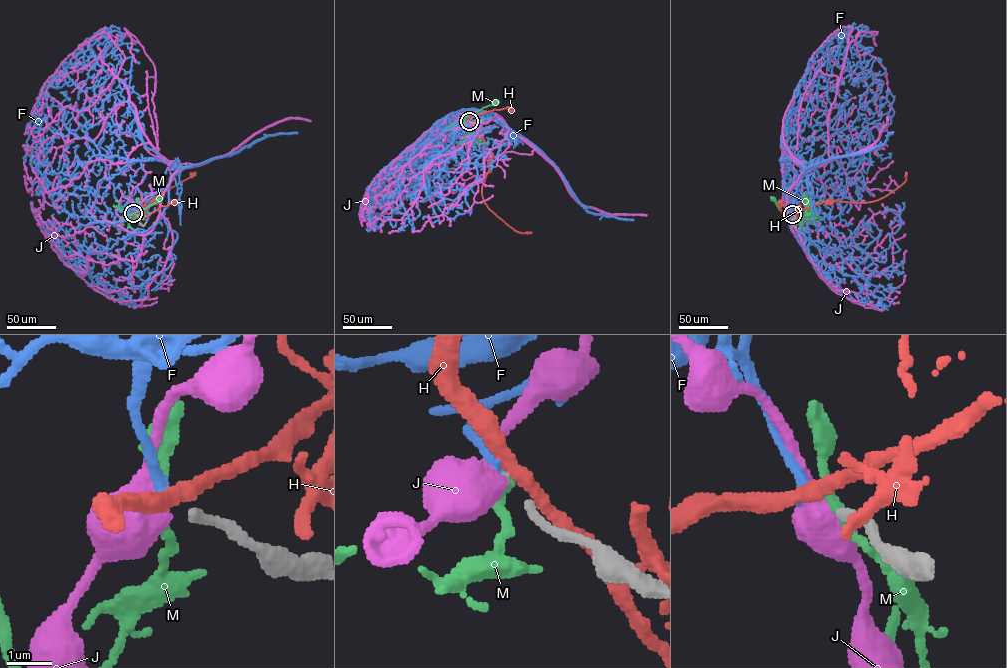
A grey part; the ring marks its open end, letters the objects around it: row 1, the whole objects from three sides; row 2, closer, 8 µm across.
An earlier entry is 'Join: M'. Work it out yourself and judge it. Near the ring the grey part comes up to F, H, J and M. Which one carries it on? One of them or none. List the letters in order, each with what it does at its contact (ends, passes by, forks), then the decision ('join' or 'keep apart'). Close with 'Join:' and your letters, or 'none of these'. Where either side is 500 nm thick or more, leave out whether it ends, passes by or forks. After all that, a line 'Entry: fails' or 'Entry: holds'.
F: it ends there; join
H: it passes by; keep apart
J: it passes by; keep apart
M: it passes by; keep apart
Join: F
Entry: fails

